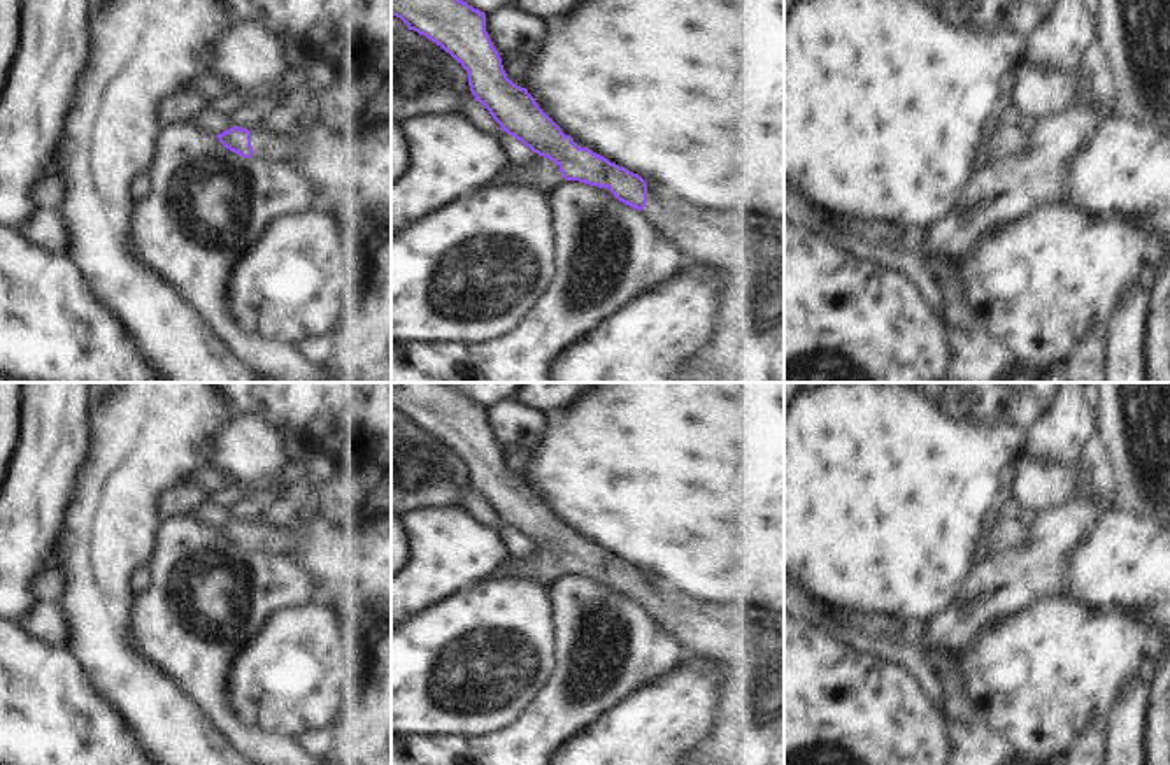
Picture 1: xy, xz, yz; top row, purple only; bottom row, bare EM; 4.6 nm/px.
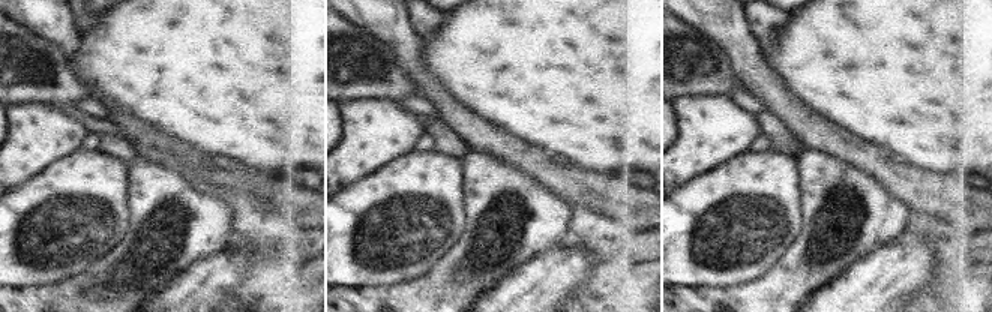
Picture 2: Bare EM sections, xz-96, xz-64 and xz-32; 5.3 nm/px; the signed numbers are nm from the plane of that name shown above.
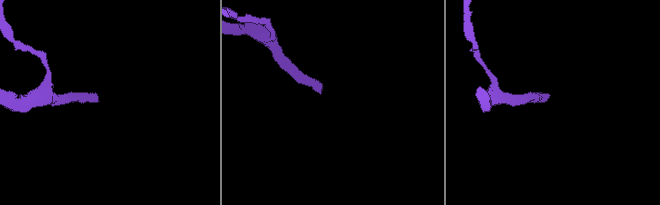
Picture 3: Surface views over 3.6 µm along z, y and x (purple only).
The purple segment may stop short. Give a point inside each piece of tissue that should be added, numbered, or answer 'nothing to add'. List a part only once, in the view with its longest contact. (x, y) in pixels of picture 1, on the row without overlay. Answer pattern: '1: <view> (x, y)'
1: xy (274, 539)

